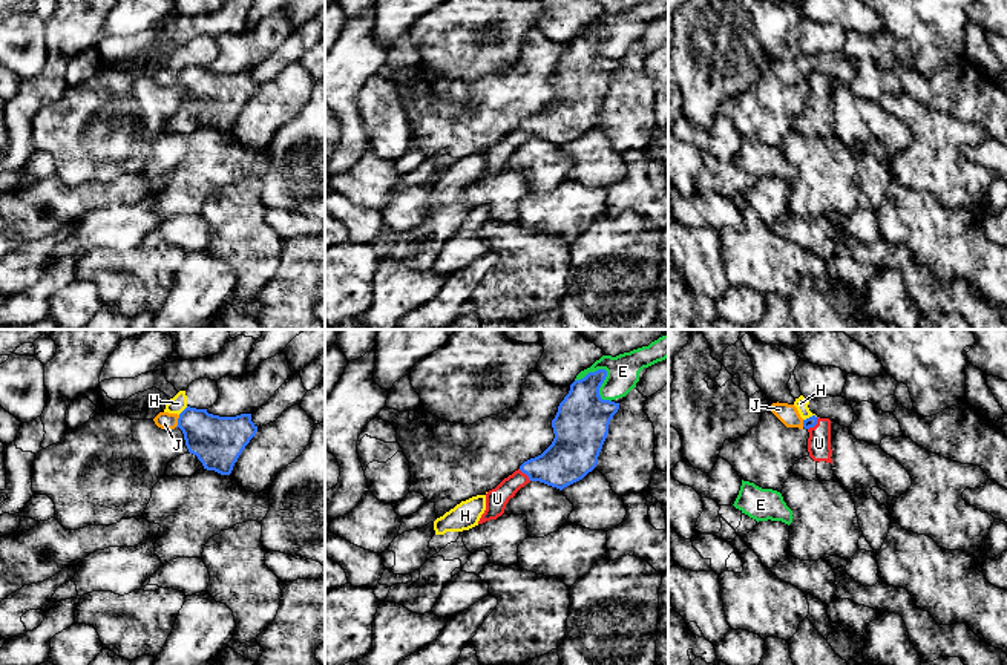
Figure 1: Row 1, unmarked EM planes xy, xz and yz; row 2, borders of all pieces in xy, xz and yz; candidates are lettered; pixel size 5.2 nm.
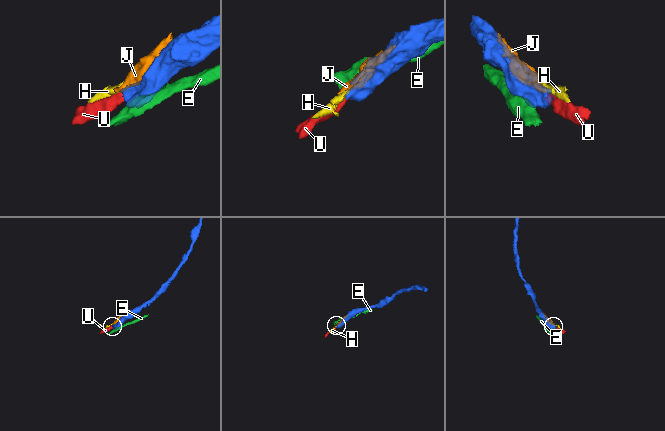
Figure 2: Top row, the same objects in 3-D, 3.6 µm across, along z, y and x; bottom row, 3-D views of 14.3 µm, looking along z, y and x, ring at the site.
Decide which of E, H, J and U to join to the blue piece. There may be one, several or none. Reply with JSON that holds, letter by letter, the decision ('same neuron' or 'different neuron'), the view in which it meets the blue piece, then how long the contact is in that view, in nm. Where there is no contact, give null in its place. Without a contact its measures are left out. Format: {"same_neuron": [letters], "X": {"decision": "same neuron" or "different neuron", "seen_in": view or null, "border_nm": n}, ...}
{"same_neuron": ["U"], "E": {"decision": "different neuron", "seen_in": "xz", "border_nm": 220}, "H": {"decision": "different neuron", "seen_in": "yz", "border_nm": 80}, "J": {"decision": "different neuron", "seen_in": "xy", "border_nm": 70}, "U": {"decision": "same neuron", "seen_in": "yz", "border_nm": 90}}

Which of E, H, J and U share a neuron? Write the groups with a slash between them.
E / H J / U

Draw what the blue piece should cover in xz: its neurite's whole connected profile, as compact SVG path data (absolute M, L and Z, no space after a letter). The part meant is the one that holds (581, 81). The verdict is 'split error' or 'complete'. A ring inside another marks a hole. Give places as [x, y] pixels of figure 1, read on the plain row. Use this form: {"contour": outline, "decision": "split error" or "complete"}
{"contour": "M598 26L570 41L552 77L552 101L486 150L486 167L478 181L501 173L509 156L530 138L563 147L596 124L610 77L619 66L619 60L599 52L605 34L607 28Z", "decision": "split error"}

